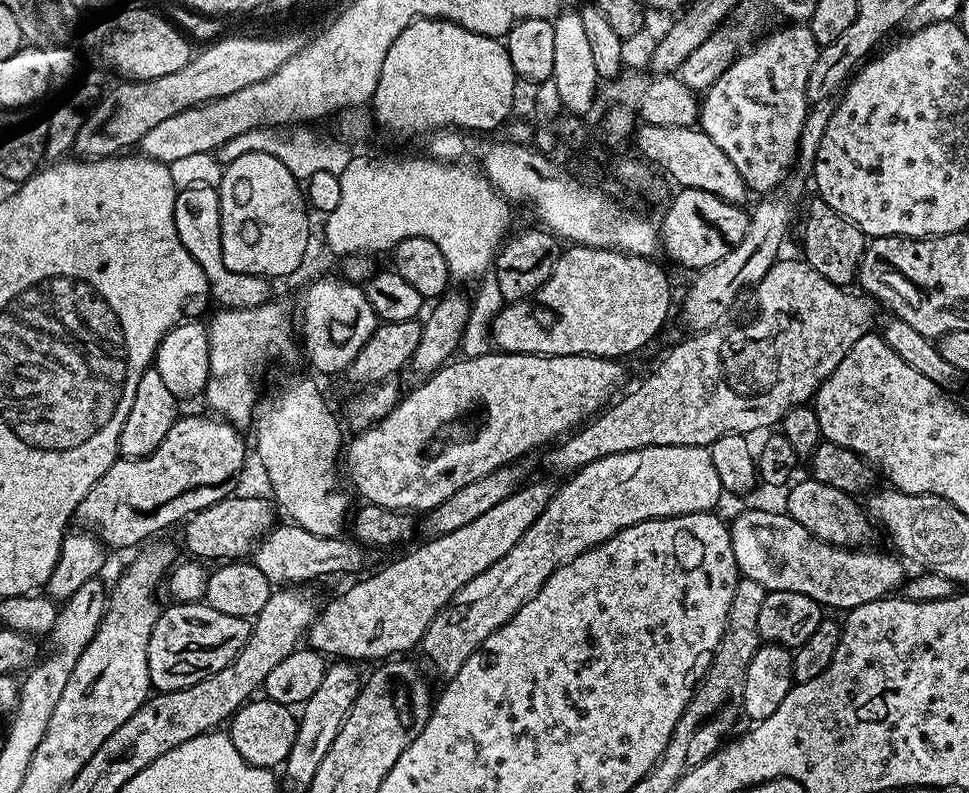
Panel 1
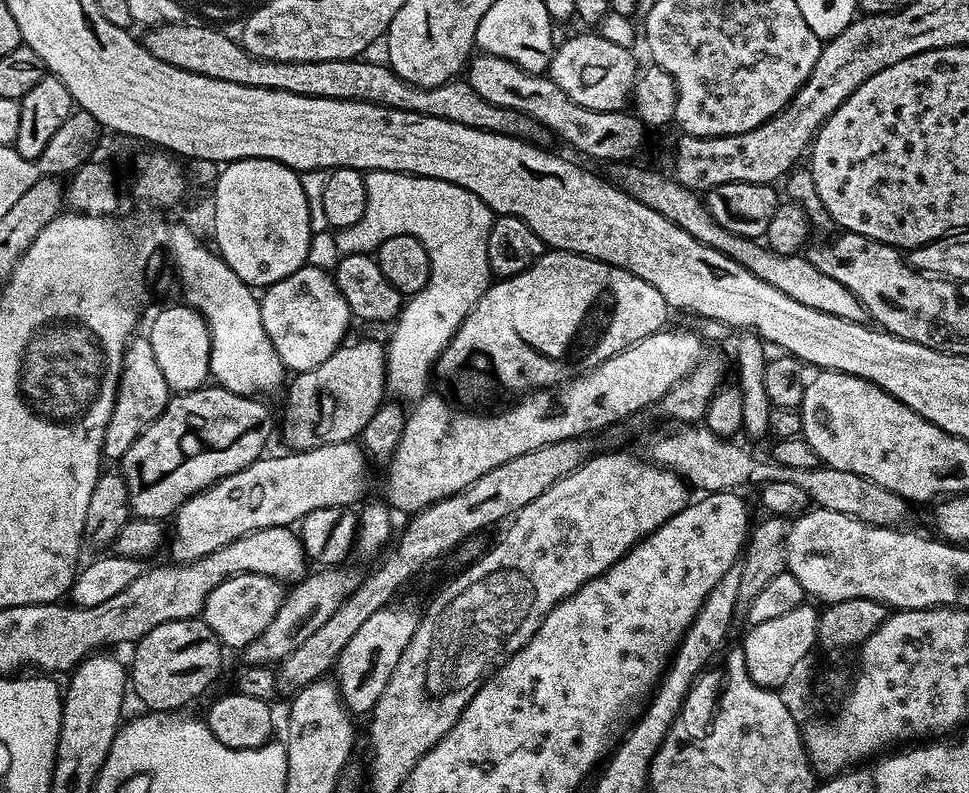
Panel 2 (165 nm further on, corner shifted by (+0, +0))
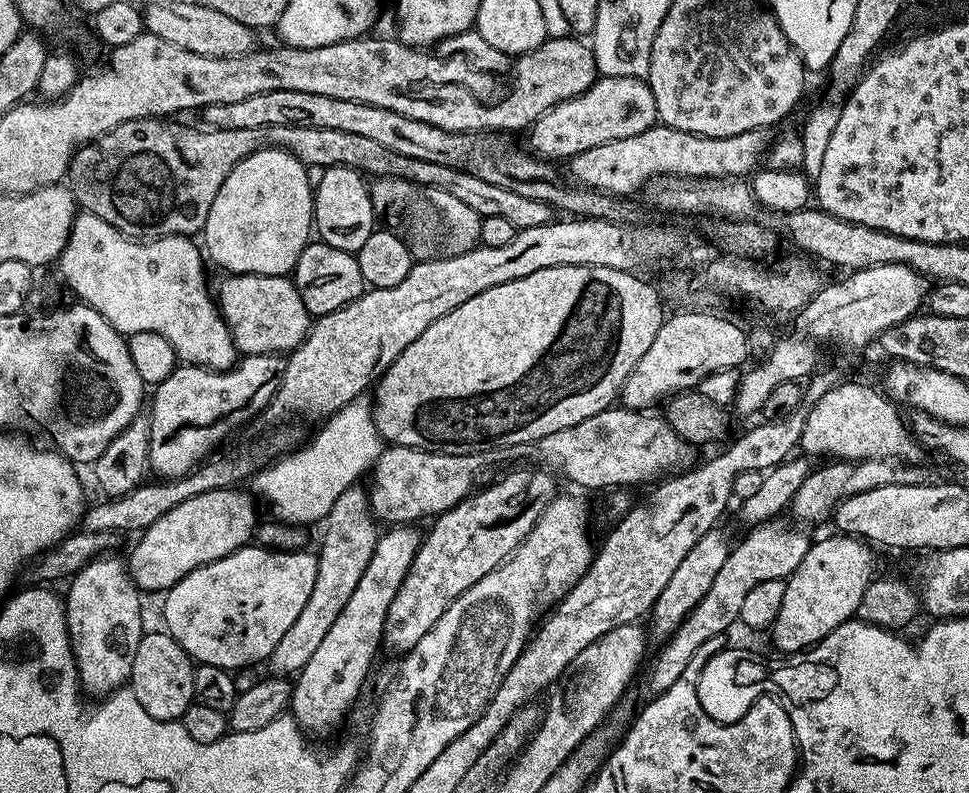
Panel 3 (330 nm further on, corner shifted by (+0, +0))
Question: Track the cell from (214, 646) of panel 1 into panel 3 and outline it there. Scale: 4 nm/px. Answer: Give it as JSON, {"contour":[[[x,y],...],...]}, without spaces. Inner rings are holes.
{"contour":[[[145,631],[142,642],[138,642],[138,654],[134,654],[130,687],[142,710],[155,720],[180,720],[184,711],[194,703],[194,674],[196,669],[191,656],[178,646],[167,631]]]}

